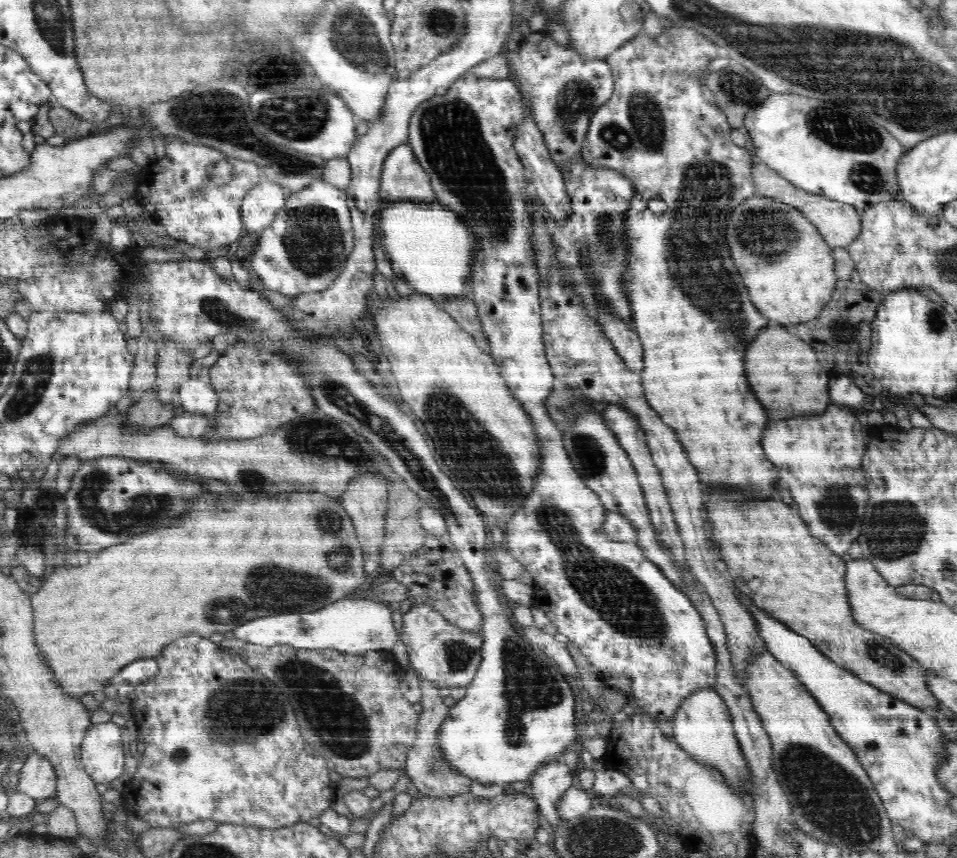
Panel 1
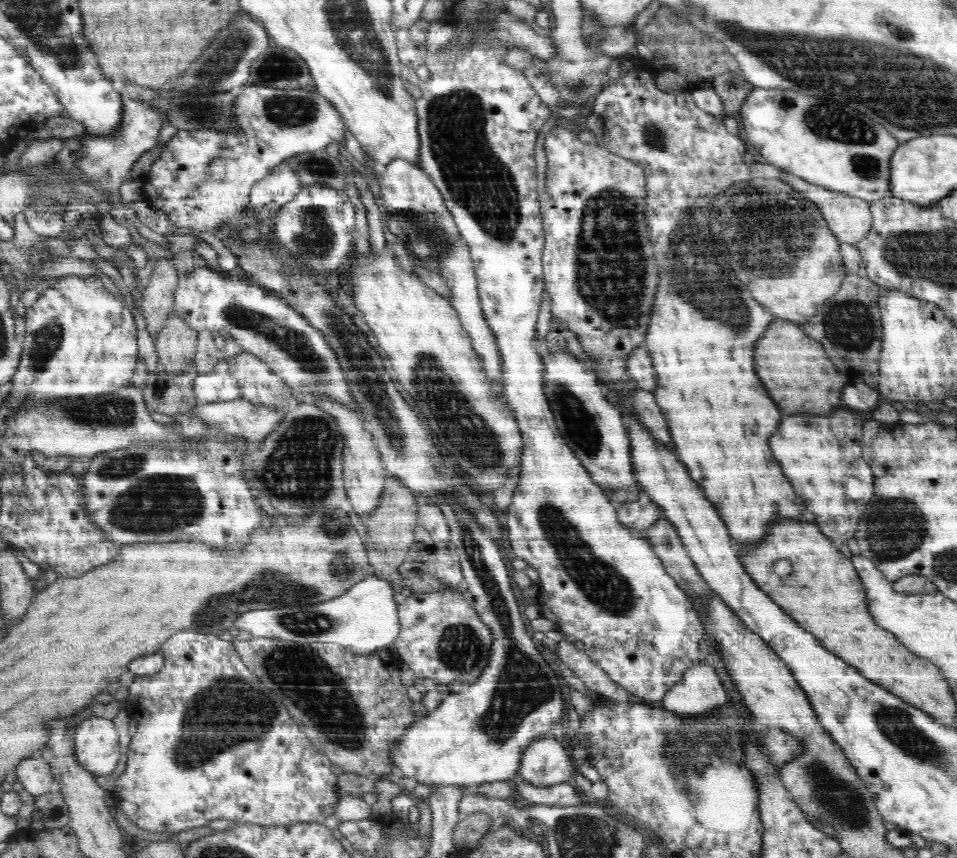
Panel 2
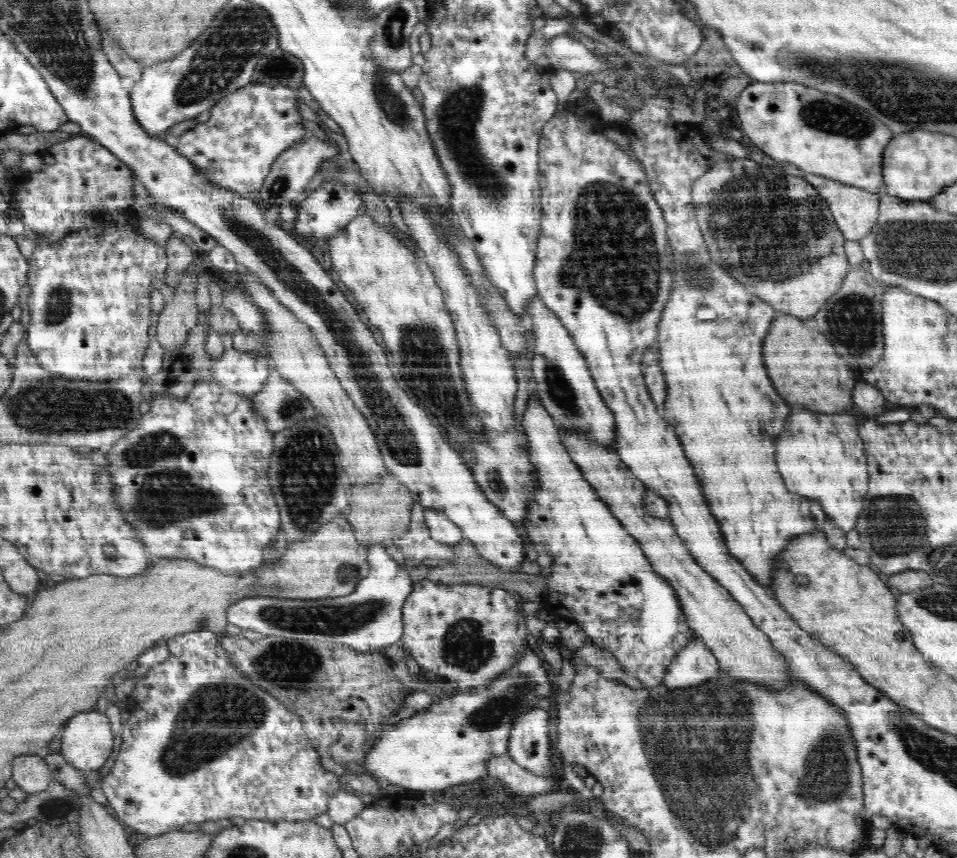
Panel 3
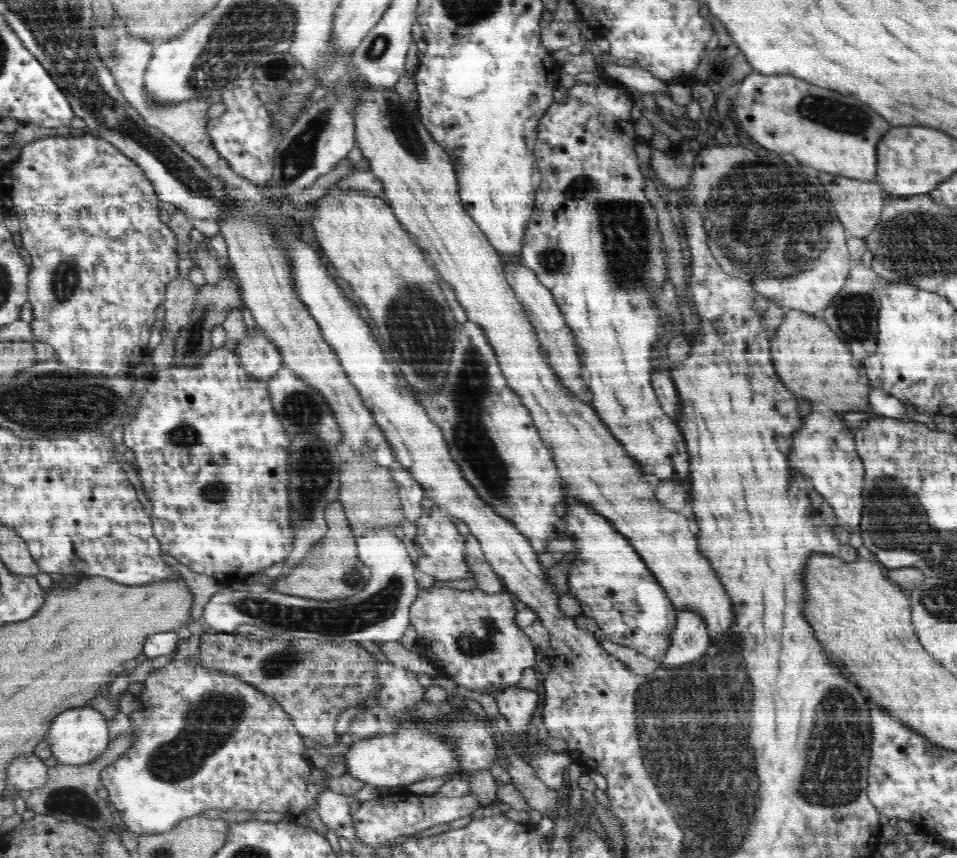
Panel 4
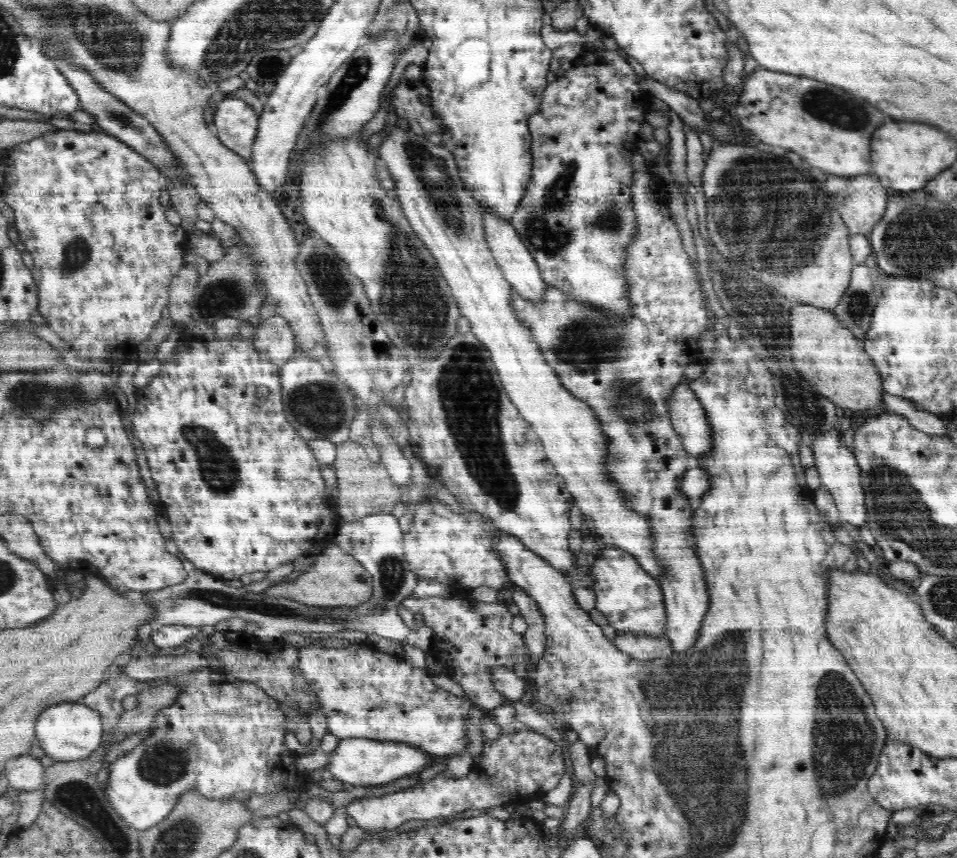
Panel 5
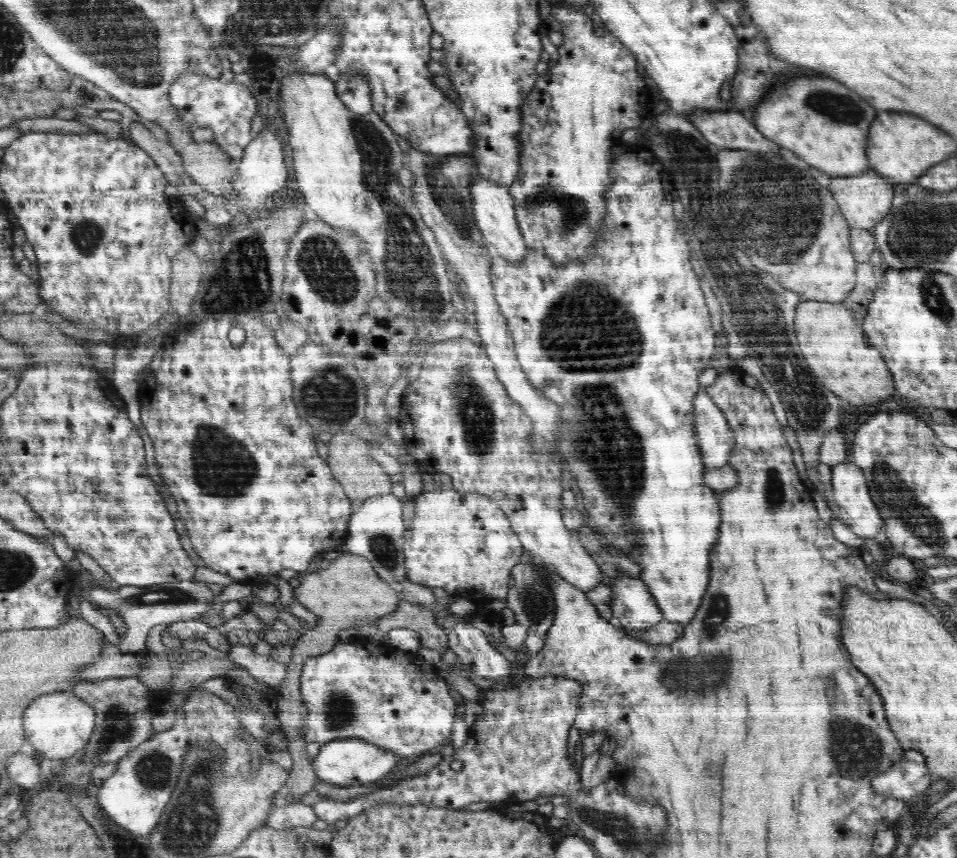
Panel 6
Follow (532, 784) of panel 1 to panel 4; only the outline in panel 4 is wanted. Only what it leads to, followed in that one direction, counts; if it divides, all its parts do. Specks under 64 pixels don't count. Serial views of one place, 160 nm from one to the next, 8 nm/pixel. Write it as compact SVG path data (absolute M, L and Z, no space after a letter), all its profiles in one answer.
M511 685L494 694L494 697L499 706L499 712L508 721L513 734L520 736L529 731L532 714L538 706L536 691L519 689L516 685Z

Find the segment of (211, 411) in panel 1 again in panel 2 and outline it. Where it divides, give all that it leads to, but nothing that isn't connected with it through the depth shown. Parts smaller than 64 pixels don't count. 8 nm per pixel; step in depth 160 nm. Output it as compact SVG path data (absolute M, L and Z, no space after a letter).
M226 357L218 360L214 370L195 375L194 395L197 404L241 399L242 389L233 374L228 372Z

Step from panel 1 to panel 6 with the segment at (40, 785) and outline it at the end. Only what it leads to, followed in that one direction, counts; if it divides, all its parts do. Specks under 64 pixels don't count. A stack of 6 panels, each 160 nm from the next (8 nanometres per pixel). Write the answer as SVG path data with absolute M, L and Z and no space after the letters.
M22 752L10 756L6 760L6 768L8 776L12 783L33 792L42 782L40 778L40 765L34 759L34 756L26 756Z

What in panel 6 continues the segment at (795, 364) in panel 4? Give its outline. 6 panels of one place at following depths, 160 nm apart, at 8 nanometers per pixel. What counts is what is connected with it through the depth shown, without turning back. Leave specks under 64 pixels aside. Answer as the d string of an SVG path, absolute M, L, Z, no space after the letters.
M805 301L796 307L794 319L800 350L824 388L846 398L854 407L886 401L895 392L894 380L876 348L868 344L850 309L842 303Z

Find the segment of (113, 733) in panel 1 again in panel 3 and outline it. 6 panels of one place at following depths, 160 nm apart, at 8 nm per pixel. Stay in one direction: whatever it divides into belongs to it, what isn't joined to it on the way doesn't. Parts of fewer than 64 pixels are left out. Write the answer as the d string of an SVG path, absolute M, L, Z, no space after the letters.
M96 708L81 711L62 726L62 756L81 771L96 770L108 762L114 746L110 719Z

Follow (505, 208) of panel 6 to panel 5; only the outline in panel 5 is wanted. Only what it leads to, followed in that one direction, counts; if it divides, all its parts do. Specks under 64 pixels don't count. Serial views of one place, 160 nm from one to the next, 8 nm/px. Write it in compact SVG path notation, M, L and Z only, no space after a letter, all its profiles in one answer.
M484 212L482 223L484 223L484 234L491 253L513 290L530 302L542 302L547 283L543 281L540 267L536 264L531 252L524 246L511 221L504 220L502 216L496 216L495 212Z

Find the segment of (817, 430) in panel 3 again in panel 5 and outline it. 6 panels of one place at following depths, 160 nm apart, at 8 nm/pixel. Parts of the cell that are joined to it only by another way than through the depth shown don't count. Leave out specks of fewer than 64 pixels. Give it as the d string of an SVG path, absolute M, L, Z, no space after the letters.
M836 428L814 437L813 441L811 448L814 453L814 466L819 472L821 486L829 492L837 506L840 519L856 528L866 526L868 516L865 507L865 494L861 485L860 469L855 455L840 439L840 433Z

